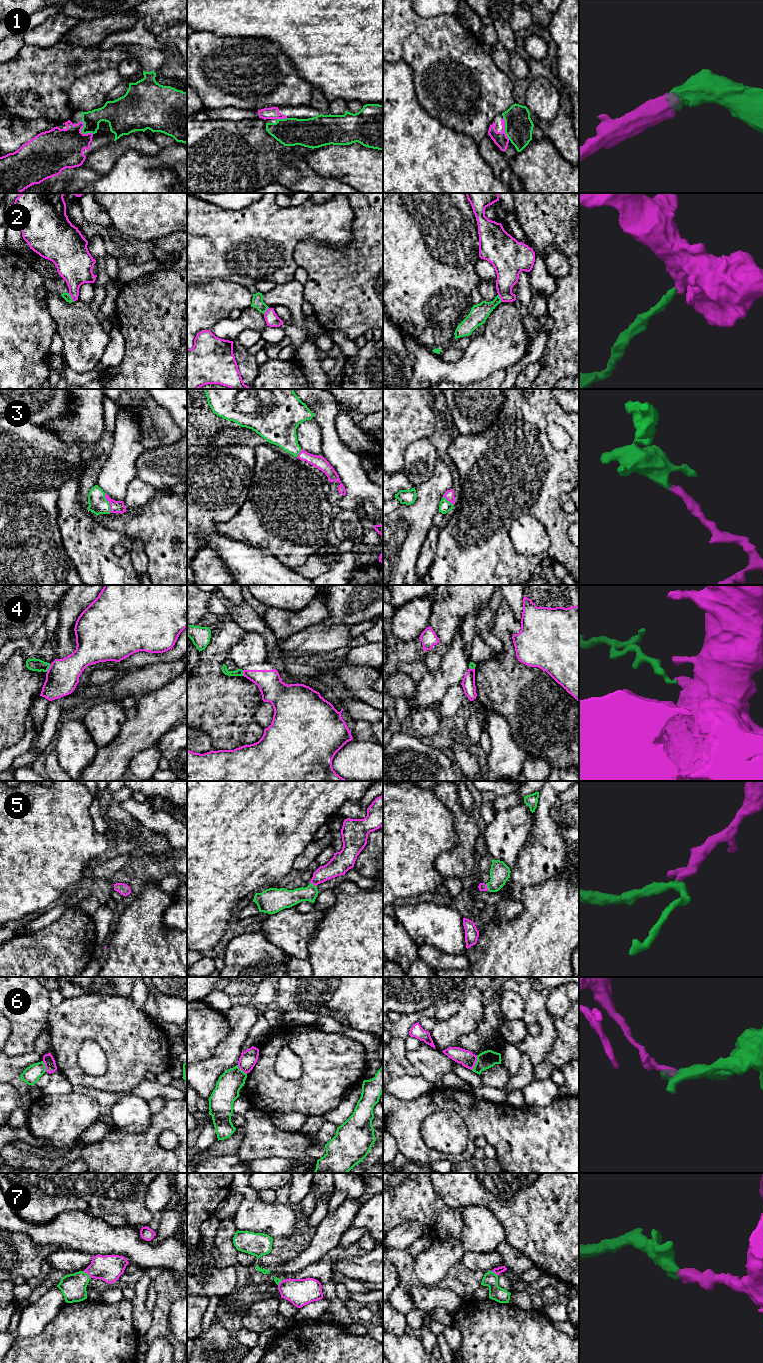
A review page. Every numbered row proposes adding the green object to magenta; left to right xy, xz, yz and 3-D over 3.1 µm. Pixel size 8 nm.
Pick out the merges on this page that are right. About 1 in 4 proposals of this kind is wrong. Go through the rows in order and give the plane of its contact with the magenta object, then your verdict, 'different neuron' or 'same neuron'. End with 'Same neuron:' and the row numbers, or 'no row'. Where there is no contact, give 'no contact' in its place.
1: xy | same neuron
2: xy | different neuron
3: xy | same neuron
4: xy | different neuron
5: xz | same neuron
6: yz | different neuron
7: xy | same neuron
Same neuron: 1, 3, 5, 7

